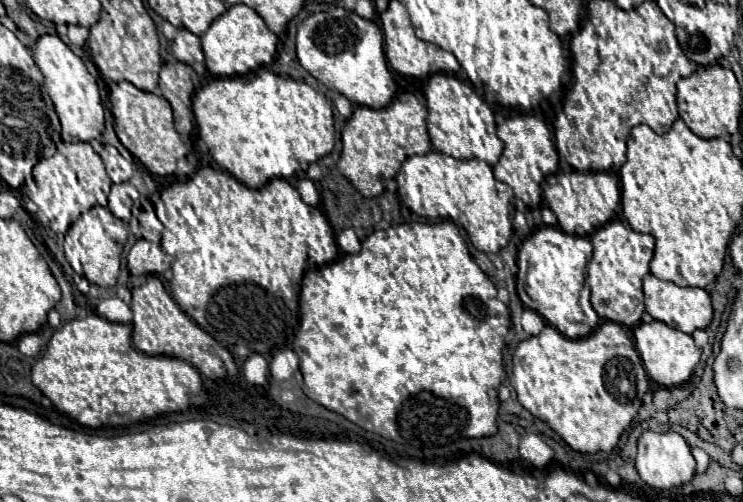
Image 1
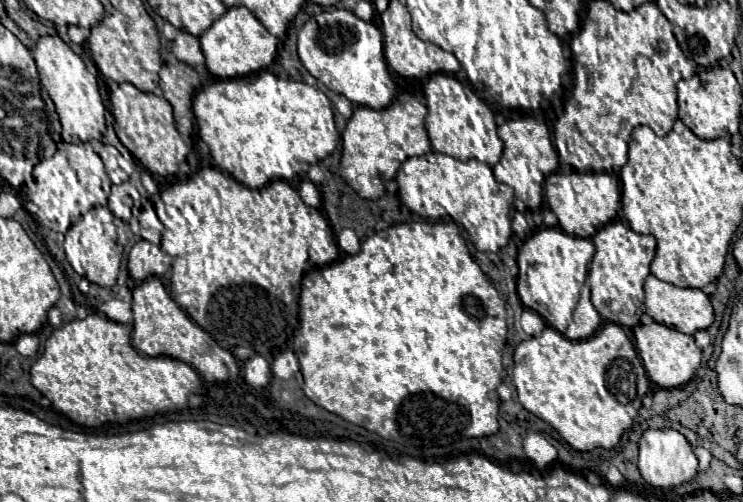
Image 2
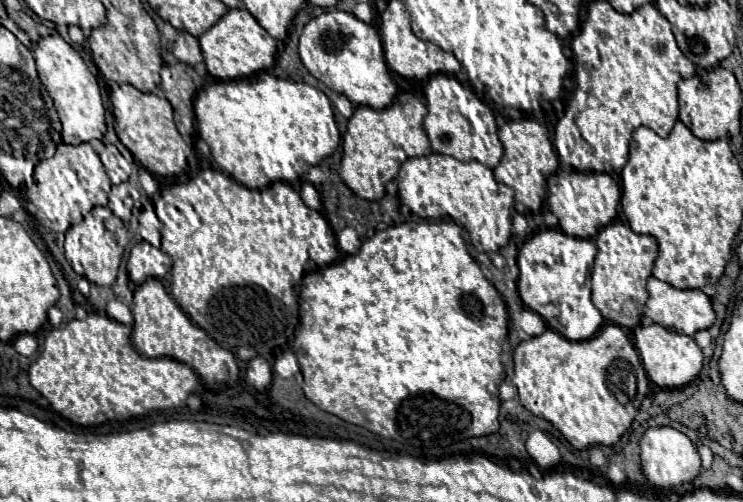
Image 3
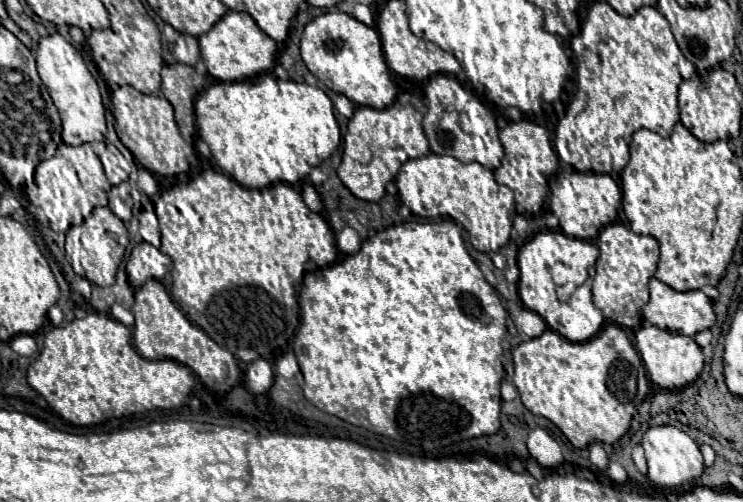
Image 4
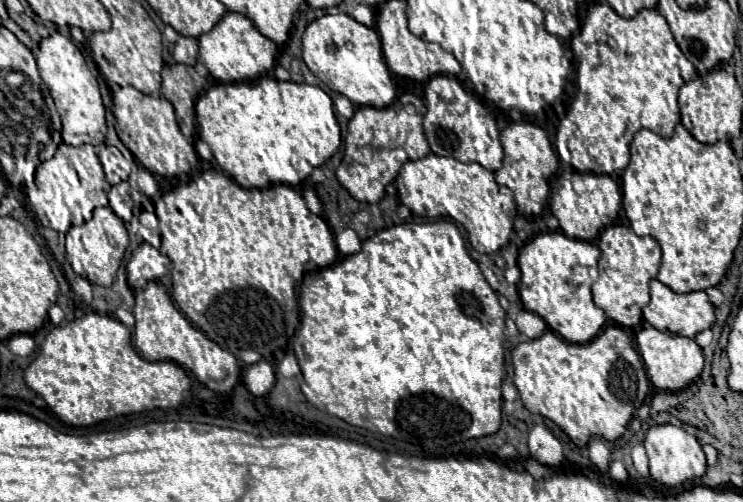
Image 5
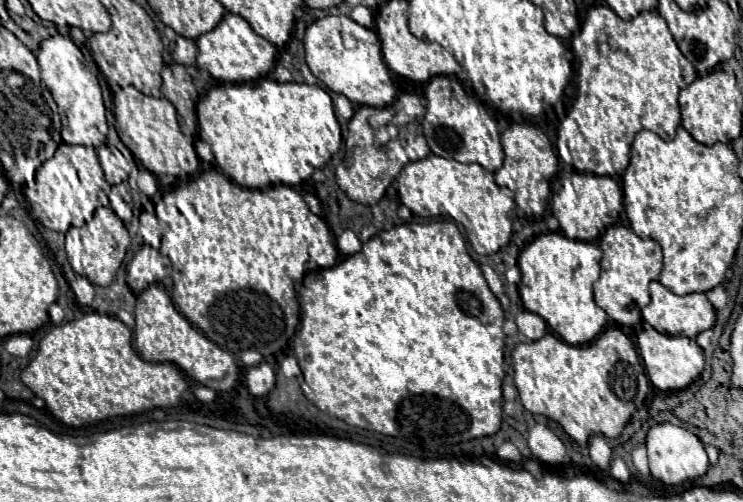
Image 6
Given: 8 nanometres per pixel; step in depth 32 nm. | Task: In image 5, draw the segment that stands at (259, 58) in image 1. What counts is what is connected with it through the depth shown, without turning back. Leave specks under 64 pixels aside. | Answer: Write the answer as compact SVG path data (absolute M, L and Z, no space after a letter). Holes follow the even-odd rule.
M226 12L222 20L206 34L198 38L200 54L198 62L208 68L208 72L220 82L240 82L264 76L276 66L276 44L262 36L252 22L236 12Z

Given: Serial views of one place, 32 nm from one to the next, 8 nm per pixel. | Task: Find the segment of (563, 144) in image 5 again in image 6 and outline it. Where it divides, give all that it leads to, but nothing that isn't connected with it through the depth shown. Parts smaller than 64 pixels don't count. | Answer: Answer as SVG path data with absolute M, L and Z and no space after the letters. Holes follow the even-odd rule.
M600 4L590 8L580 34L573 37L572 50L580 60L578 98L558 128L556 149L559 158L578 172L620 176L630 162L630 146L640 130L652 130L664 140L676 136L678 94L692 84L696 72L678 52L668 24L664 32L664 22L658 12L624 22Z

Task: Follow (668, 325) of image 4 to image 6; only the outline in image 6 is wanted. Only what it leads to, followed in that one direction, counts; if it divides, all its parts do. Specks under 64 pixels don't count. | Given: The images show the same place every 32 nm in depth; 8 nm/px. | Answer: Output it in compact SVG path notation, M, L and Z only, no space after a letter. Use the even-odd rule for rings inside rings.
M652 282L650 284L650 296L652 302L642 308L642 318L656 328L658 332L664 334L674 334L674 336L688 336L688 338L696 338L700 332L710 330L714 326L716 320L716 312L710 304L710 300L706 298L706 294L688 294L688 296L676 296L672 294L668 288L664 288L660 282Z

